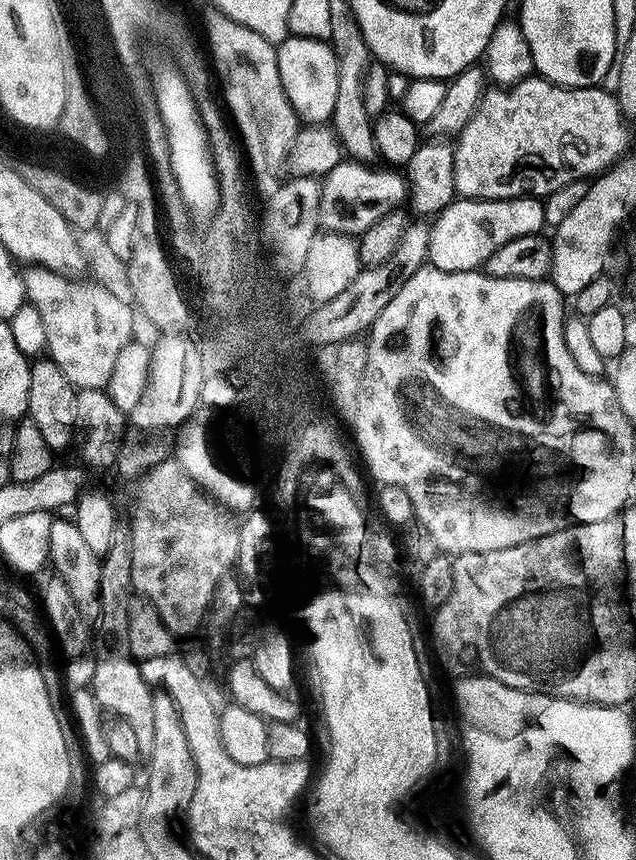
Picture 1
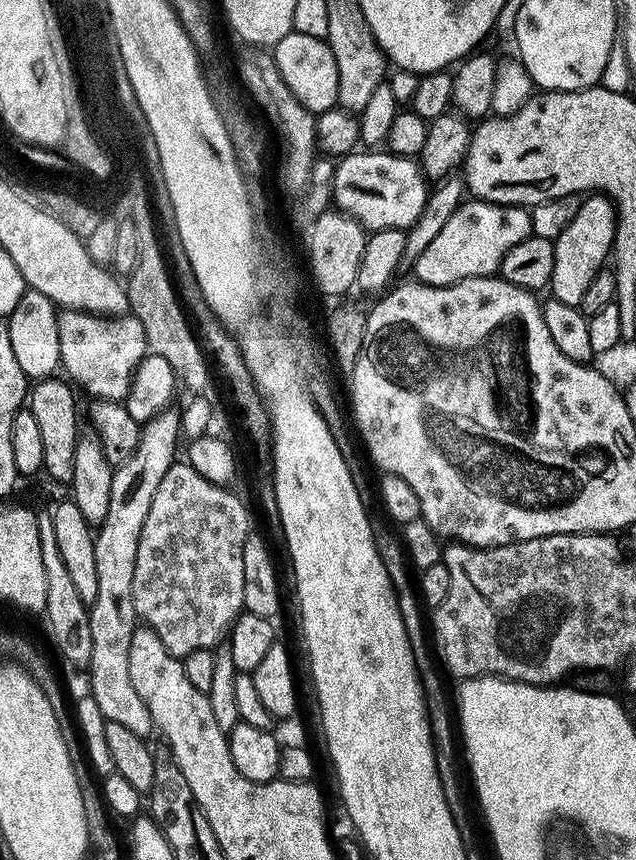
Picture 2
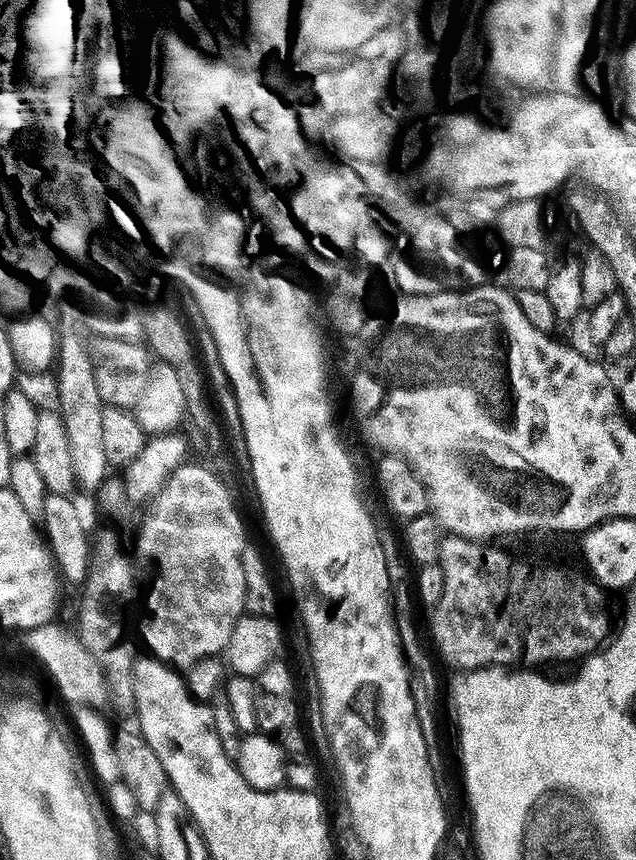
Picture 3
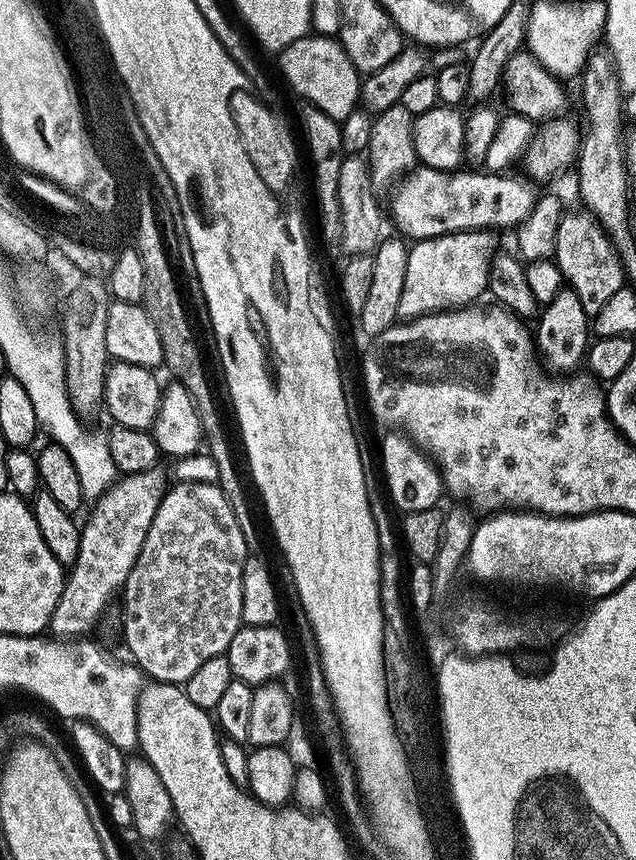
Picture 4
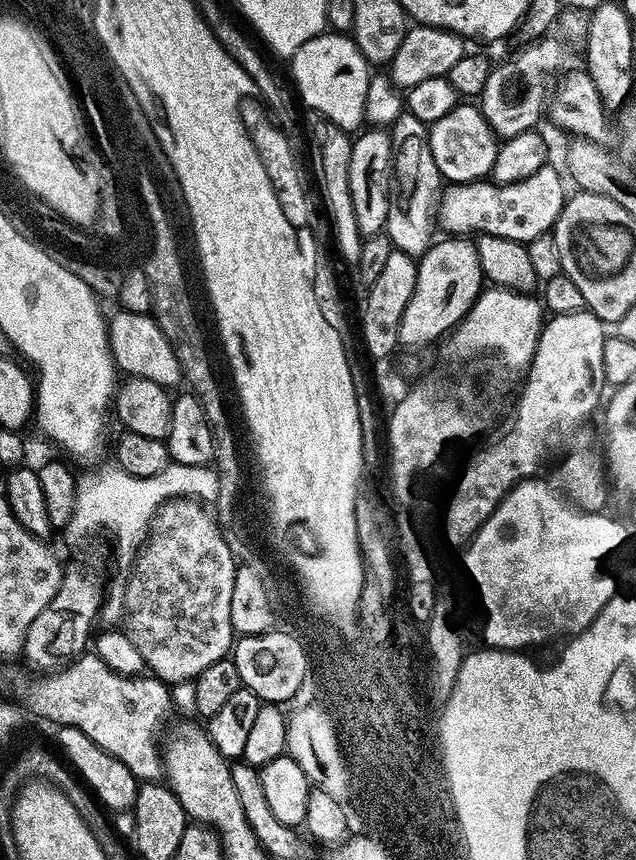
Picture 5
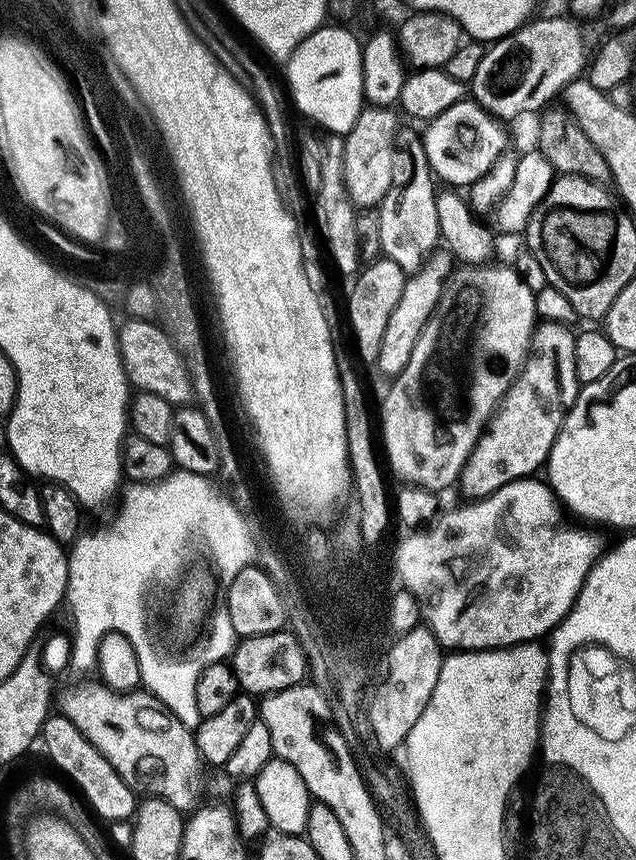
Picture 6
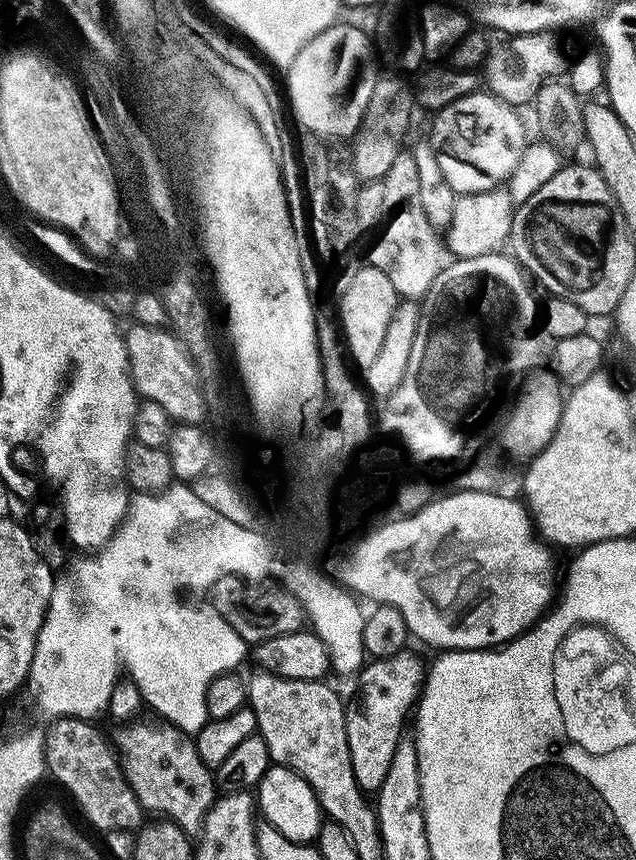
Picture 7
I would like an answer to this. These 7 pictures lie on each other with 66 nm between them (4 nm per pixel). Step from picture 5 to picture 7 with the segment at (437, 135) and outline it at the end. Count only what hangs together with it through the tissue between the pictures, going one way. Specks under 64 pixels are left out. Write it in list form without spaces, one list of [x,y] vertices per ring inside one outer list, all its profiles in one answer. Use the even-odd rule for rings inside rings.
[[[484,90],[438,112],[430,143],[438,154],[446,182],[460,196],[495,192],[511,181],[530,143],[528,128],[519,114],[515,107]]]

